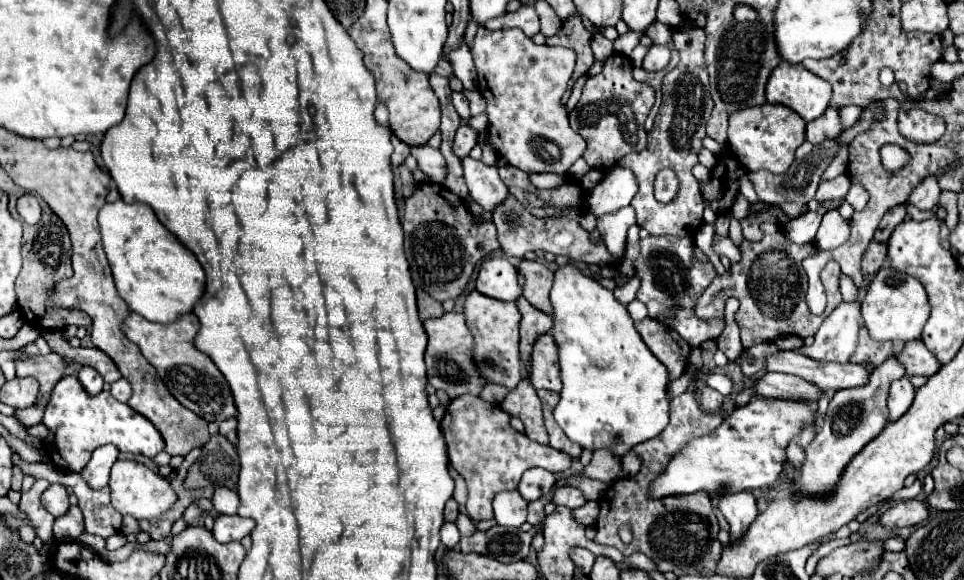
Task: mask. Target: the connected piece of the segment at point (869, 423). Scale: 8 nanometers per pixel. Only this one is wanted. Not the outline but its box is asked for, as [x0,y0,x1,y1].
[794,357,904,495]

